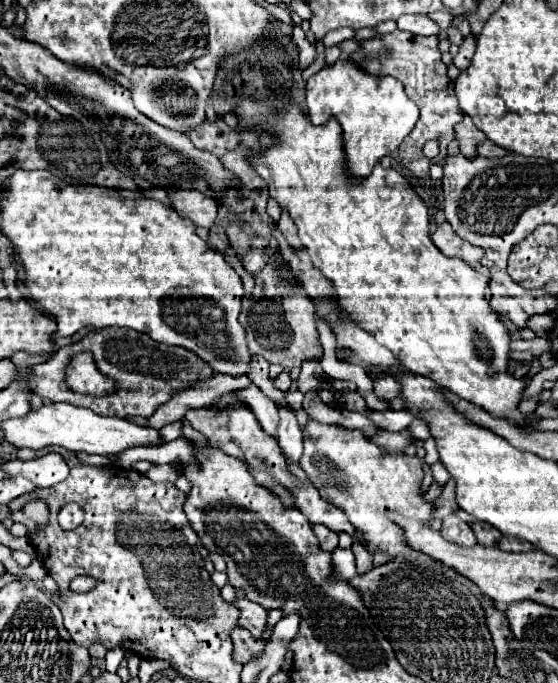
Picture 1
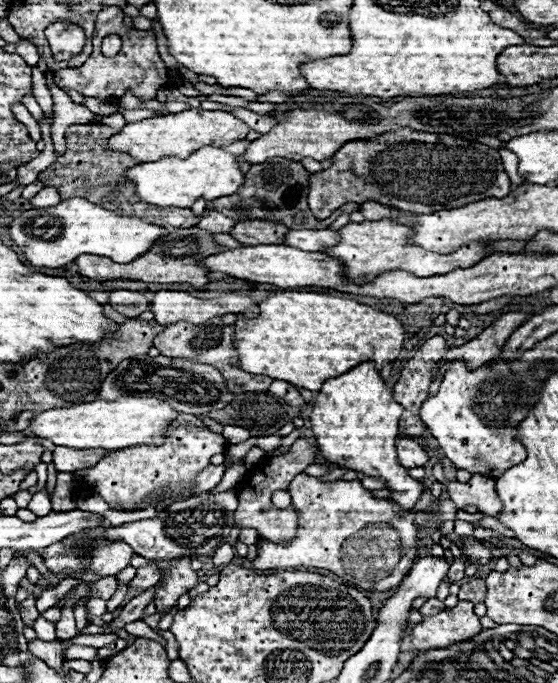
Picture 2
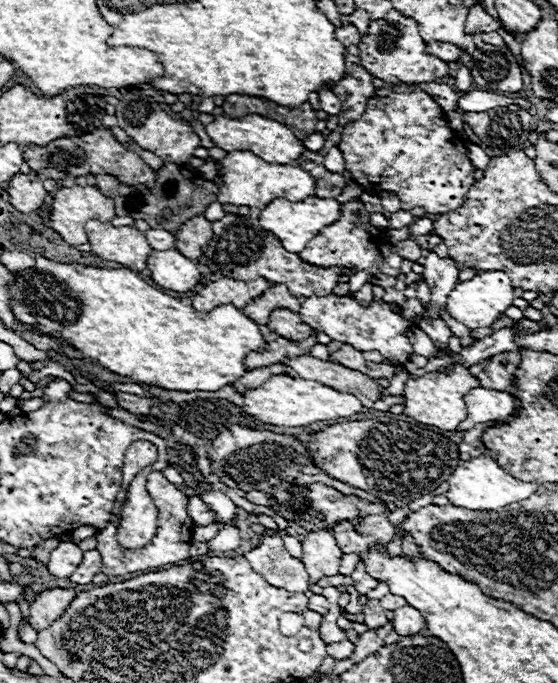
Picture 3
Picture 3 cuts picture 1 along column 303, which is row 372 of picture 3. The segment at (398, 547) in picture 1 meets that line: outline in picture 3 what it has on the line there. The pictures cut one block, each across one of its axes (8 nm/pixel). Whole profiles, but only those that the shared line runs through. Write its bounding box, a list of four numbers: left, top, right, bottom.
[404,366,480,430]

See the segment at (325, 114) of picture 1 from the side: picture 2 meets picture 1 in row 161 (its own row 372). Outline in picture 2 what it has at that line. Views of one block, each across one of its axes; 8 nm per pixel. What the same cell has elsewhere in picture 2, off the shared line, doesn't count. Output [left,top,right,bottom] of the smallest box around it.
[310,362,424,510]

